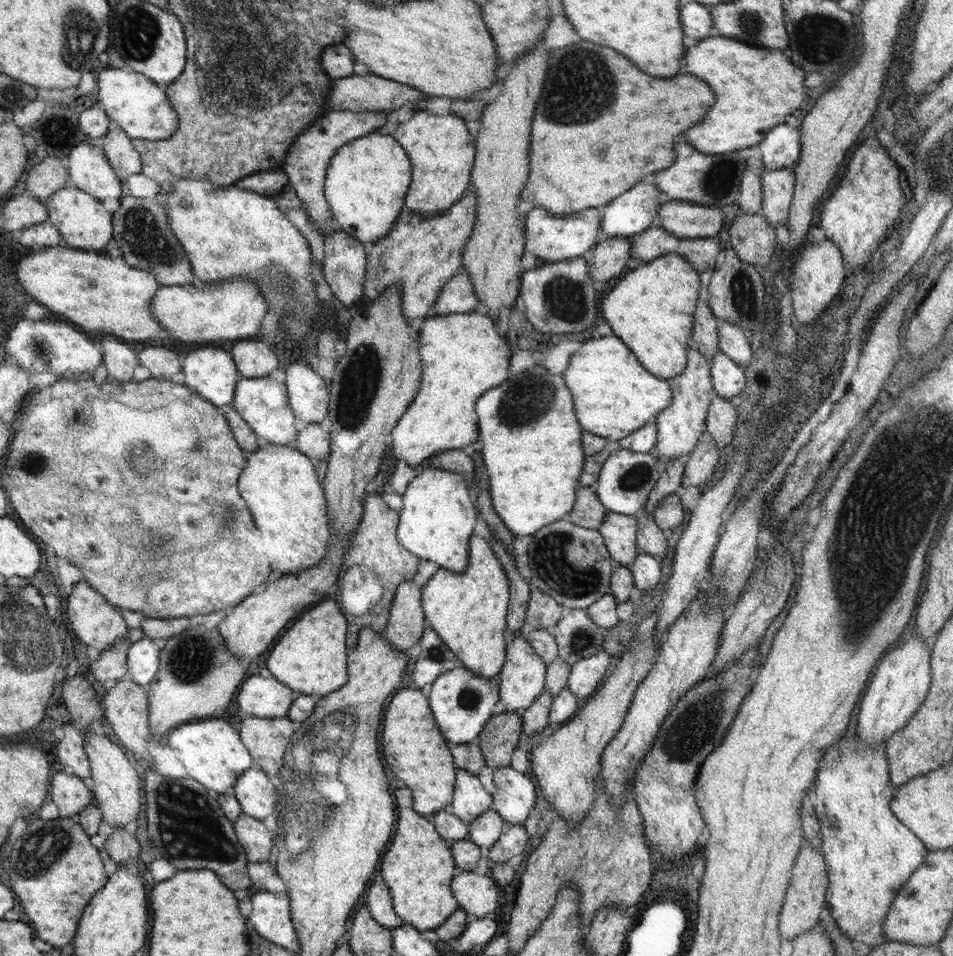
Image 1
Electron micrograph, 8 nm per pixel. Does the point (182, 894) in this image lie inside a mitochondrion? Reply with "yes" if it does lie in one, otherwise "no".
no

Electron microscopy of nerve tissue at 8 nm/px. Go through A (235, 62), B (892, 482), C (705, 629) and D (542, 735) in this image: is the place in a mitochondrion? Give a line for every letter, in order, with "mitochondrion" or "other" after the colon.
A: mitochondrion
B: mitochondrion
C: other
D: other

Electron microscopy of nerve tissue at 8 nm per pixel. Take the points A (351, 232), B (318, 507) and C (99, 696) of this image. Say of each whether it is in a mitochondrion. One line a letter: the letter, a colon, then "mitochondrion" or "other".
A: other
B: other
C: other

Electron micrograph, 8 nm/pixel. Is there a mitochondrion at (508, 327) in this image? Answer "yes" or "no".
no

